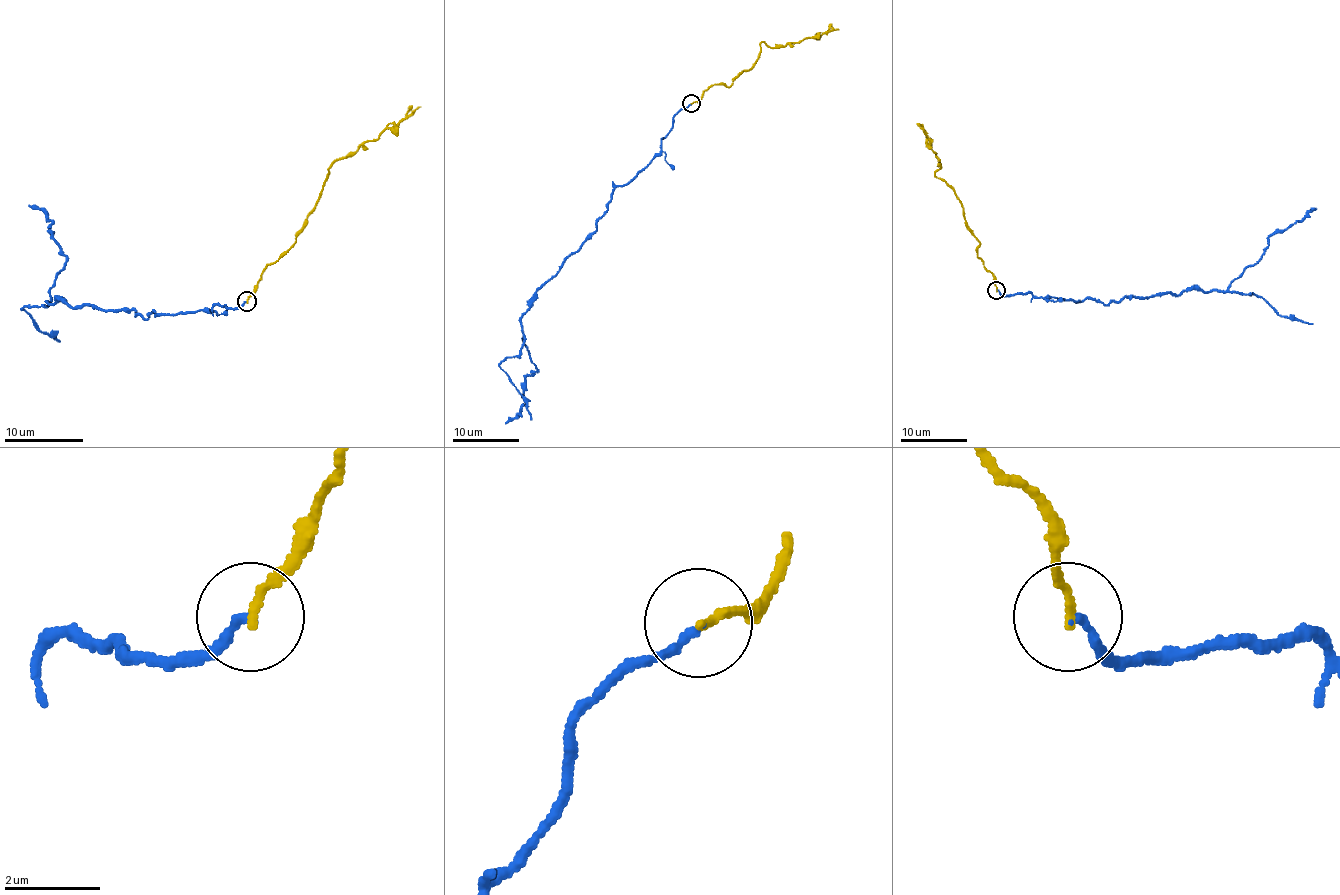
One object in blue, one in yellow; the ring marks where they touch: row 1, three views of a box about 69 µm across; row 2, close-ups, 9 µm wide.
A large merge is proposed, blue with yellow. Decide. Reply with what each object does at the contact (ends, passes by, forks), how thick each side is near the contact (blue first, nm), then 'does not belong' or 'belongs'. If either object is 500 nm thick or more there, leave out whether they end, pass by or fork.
blue ends | yellow ends | 180/170 nm | does not belong

